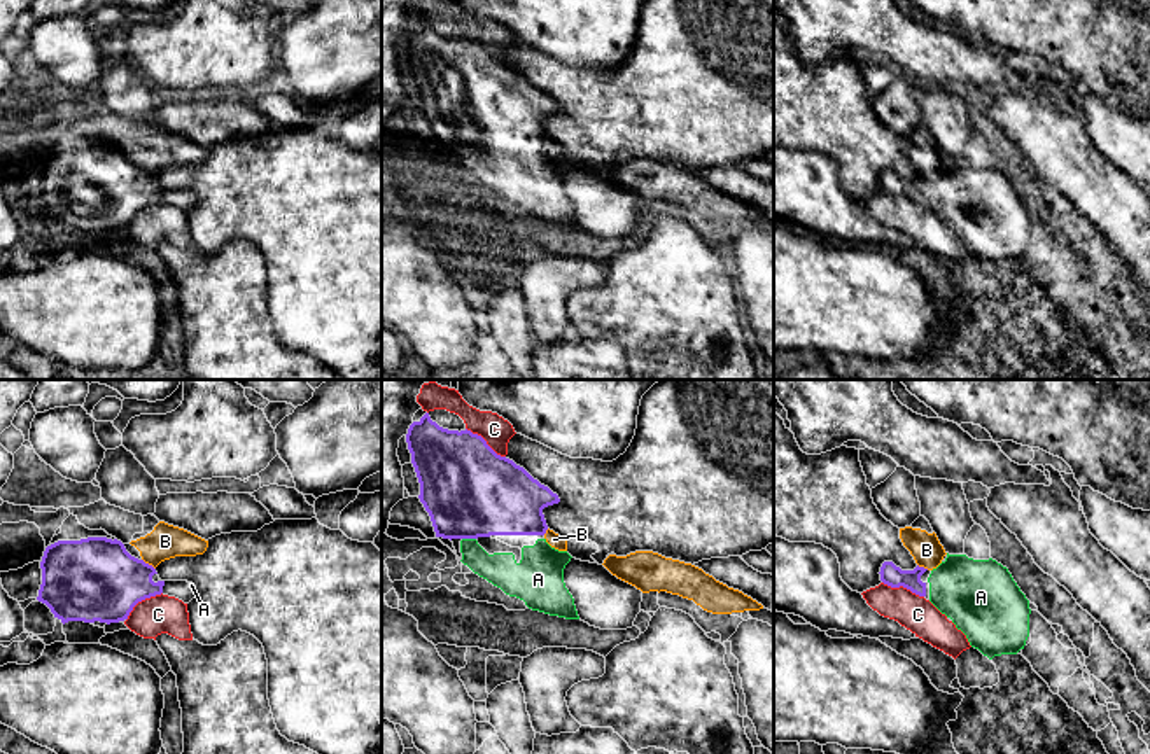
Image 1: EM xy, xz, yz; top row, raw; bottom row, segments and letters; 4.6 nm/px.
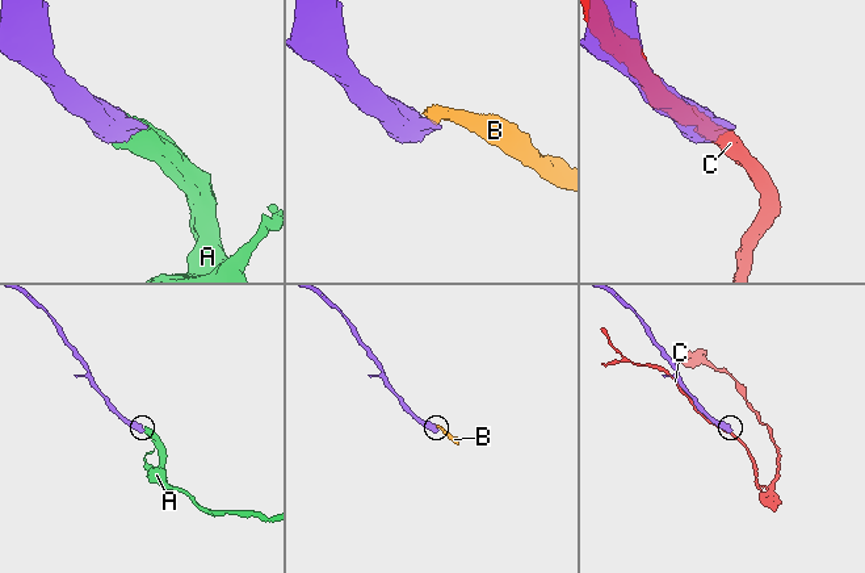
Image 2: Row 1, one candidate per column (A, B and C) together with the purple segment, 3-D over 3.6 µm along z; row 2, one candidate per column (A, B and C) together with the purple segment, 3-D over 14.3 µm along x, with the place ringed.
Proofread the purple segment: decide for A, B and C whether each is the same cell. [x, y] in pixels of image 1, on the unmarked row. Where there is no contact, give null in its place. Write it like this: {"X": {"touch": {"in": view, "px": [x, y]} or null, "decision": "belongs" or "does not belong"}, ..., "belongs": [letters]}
{"A": {"touch": {"in": "xz", "px": [469, 146]}, "decision": "belongs"}, "B": {"touch": {"in": "xy", "px": [147, 172]}, "decision": "does not belong"}, "C": {"touch": {"in": "xy", "px": [140, 209]}, "decision": "does not belong"}, "belongs": ["A"]}

